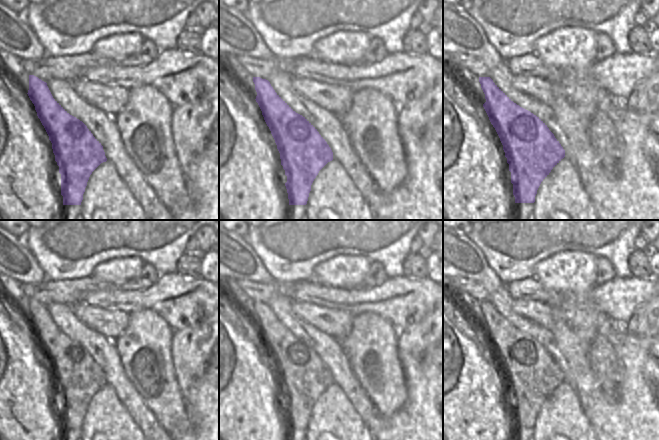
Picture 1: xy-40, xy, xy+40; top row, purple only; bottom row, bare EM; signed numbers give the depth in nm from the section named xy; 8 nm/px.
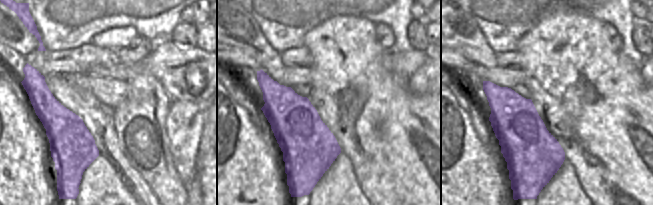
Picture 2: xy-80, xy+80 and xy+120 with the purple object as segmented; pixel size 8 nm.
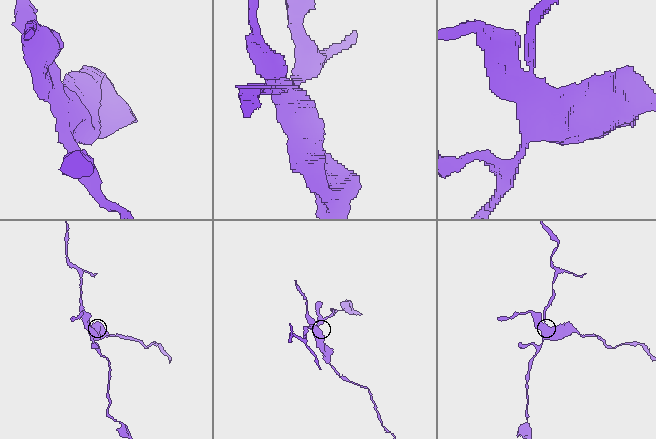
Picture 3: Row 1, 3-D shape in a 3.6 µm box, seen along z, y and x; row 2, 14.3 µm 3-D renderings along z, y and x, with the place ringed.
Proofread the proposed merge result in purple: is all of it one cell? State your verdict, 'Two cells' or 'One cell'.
Two cells.

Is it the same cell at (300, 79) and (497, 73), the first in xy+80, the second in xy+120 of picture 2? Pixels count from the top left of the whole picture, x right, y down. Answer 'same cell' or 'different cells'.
same cell

